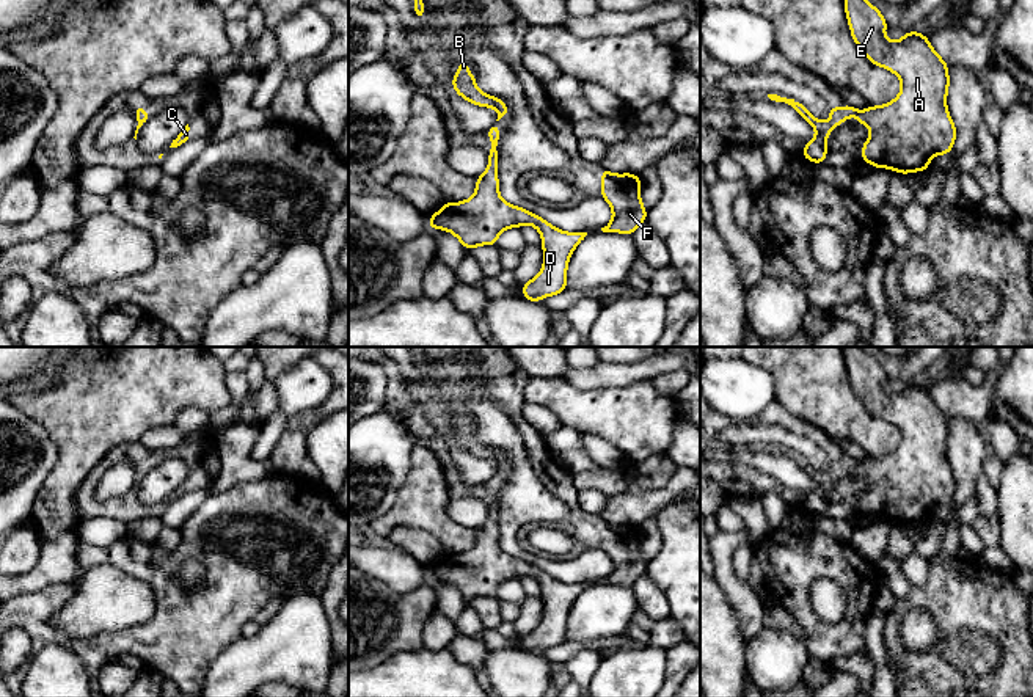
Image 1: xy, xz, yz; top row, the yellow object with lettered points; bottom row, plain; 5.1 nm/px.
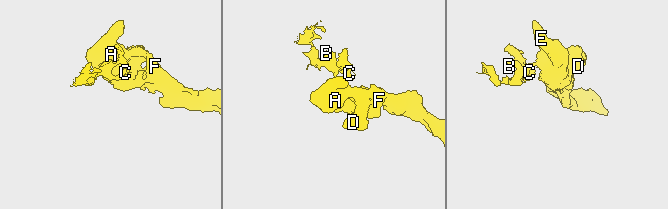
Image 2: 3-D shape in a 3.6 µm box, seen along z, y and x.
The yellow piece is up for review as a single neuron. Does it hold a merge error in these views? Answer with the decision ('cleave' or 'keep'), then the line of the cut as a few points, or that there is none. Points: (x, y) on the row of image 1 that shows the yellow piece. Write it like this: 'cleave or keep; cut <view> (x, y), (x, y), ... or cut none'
keep; cut none

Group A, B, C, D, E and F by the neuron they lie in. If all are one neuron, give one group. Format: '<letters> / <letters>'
A B C D E F

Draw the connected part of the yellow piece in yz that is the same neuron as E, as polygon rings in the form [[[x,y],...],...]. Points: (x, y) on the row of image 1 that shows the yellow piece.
[[[843,0],[856,46],[874,64],[892,71],[901,80],[901,91],[881,107],[865,111],[852,105],[829,107],[830,119],[816,119],[794,99],[768,94],[771,100],[793,107],[816,132],[804,143],[802,157],[826,163],[826,141],[830,130],[849,116],[870,129],[862,144],[862,160],[874,168],[900,174],[925,171],[936,155],[951,154],[956,126],[948,113],[948,64],[933,49],[928,36],[906,31],[898,41],[885,38],[887,22],[868,0]]]

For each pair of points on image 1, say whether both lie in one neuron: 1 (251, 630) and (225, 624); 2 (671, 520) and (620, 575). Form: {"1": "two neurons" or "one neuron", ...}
{"1": "two neurons", "2": "two neurons"}

